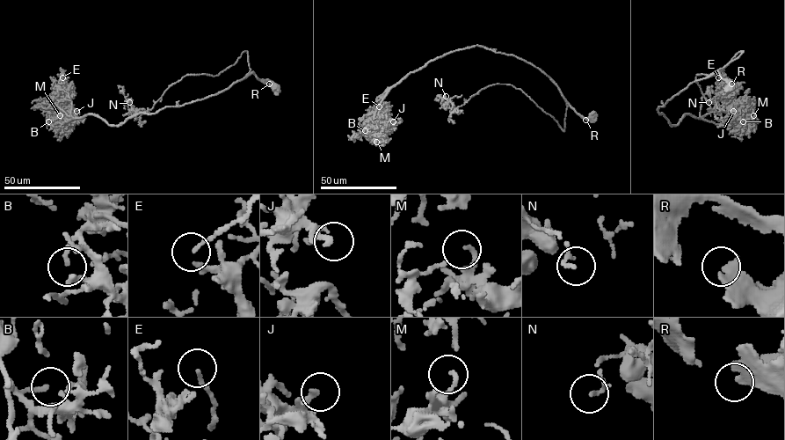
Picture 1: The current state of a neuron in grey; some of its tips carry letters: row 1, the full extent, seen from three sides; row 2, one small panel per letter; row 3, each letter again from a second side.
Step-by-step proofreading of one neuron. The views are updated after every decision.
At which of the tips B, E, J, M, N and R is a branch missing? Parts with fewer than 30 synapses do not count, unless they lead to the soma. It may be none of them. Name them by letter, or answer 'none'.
none

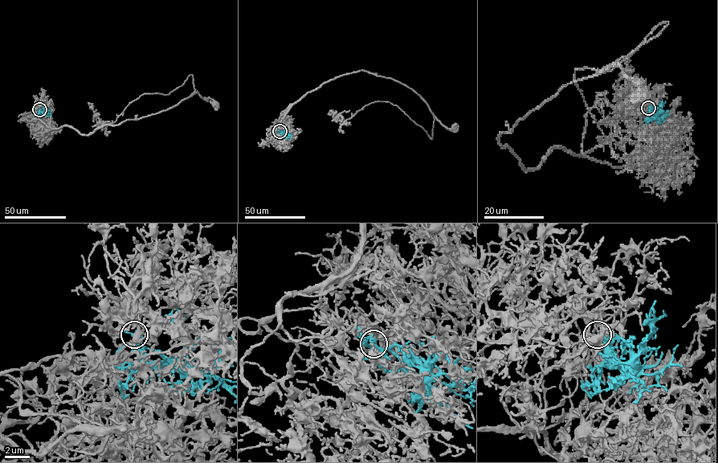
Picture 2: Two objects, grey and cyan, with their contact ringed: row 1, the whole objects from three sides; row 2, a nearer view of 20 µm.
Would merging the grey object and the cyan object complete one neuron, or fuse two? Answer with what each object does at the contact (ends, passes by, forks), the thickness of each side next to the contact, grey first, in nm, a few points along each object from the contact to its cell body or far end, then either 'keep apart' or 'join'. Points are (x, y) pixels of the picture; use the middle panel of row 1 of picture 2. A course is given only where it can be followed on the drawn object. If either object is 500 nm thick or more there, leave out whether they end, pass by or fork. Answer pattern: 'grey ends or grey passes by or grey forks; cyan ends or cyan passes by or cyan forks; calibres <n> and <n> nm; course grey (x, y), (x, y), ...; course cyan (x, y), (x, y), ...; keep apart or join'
grey forks; cyan ends; calibres 200 and 320 nm; course grey (279, 131), (274, 126), (291, 105), (324, 83), (361, 70), (391, 78), (411, 88), (442, 124), (454, 129); course cyan (279, 131), (291, 135); join

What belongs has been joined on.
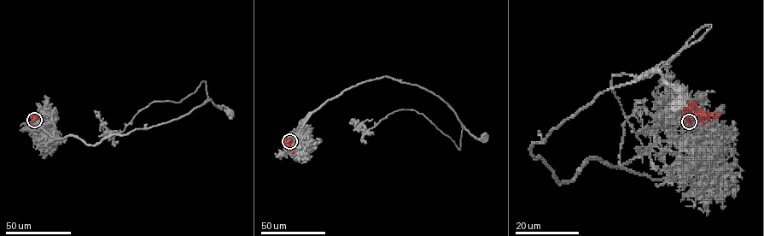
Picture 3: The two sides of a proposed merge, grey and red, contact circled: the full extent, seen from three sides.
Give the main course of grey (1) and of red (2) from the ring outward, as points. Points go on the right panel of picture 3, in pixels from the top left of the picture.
1: (689, 122), (618, 166), (589, 159), (564, 182), (530, 153), (601, 93), (653, 72), (683, 85), (683, 104)
2: (688, 121), (689, 114), (699, 116), (721, 114)

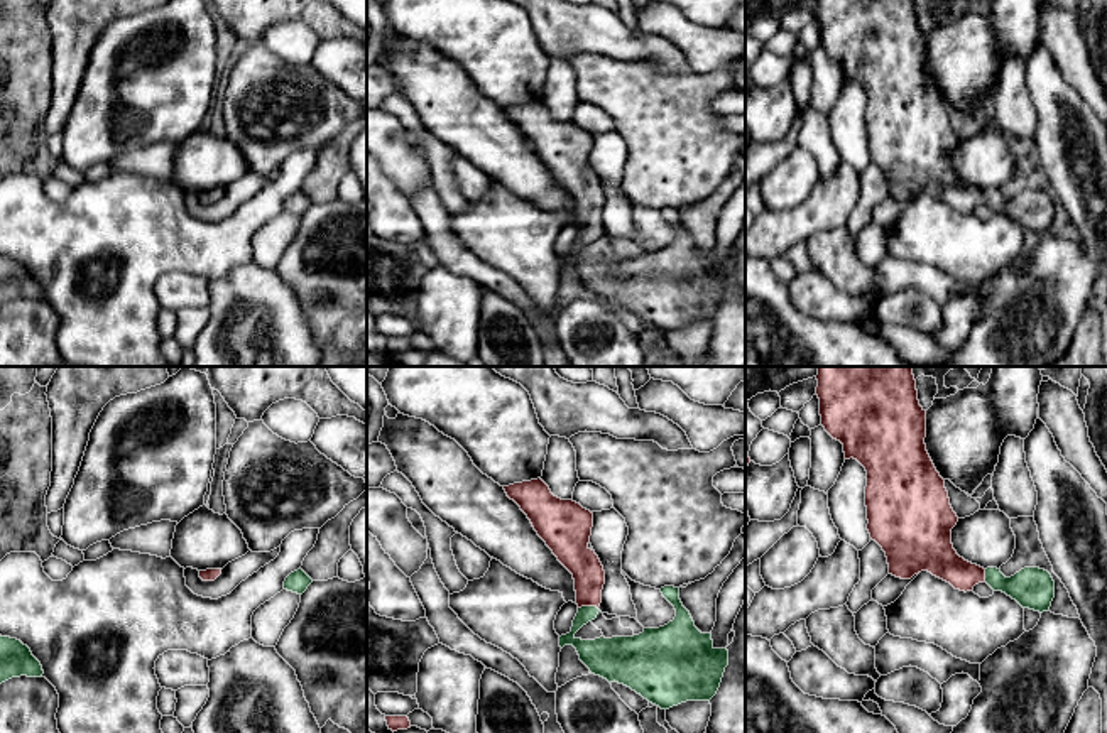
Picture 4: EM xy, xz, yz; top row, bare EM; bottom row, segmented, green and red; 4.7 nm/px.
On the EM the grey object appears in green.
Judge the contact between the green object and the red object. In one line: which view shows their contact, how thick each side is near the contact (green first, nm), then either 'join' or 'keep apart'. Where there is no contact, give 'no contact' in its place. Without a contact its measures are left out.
xz | 180/150 nm | join

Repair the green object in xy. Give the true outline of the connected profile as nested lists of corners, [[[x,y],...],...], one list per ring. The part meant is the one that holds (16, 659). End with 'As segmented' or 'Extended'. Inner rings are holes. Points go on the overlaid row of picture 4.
[[[0,635],[0,684],[12,677],[42,677],[41,662],[17,638]]]. As segmented

